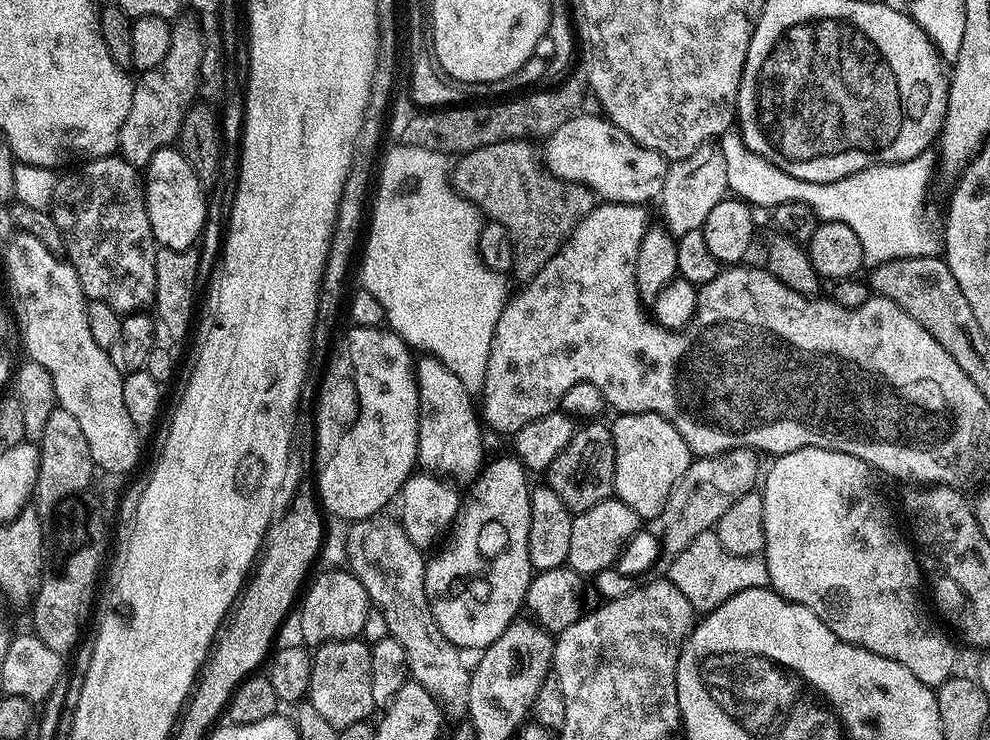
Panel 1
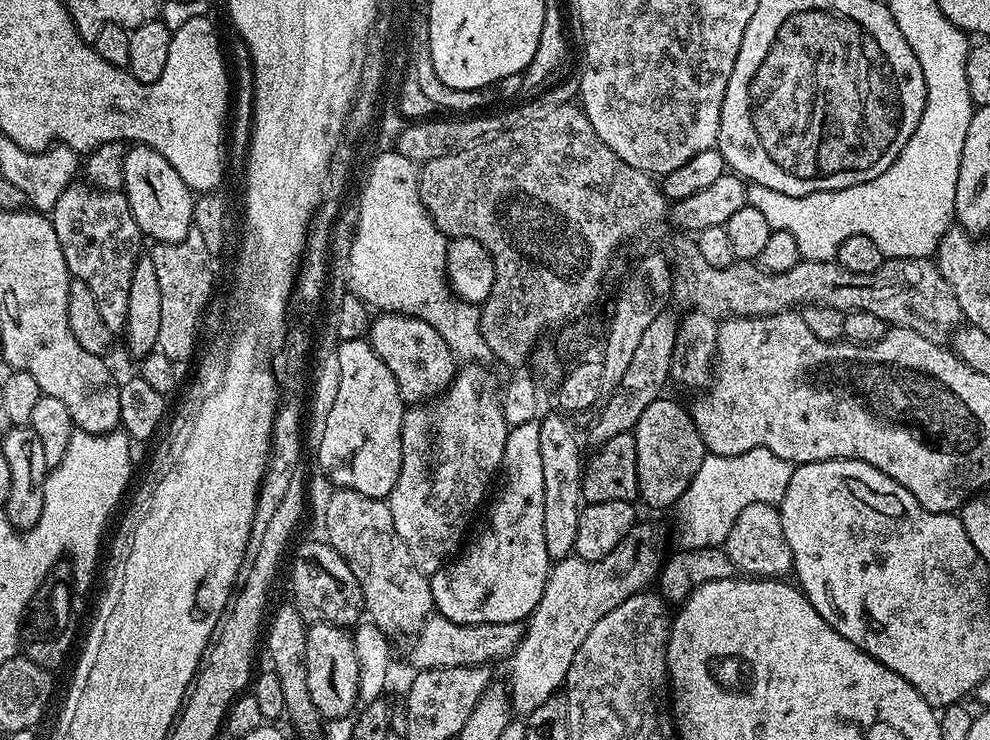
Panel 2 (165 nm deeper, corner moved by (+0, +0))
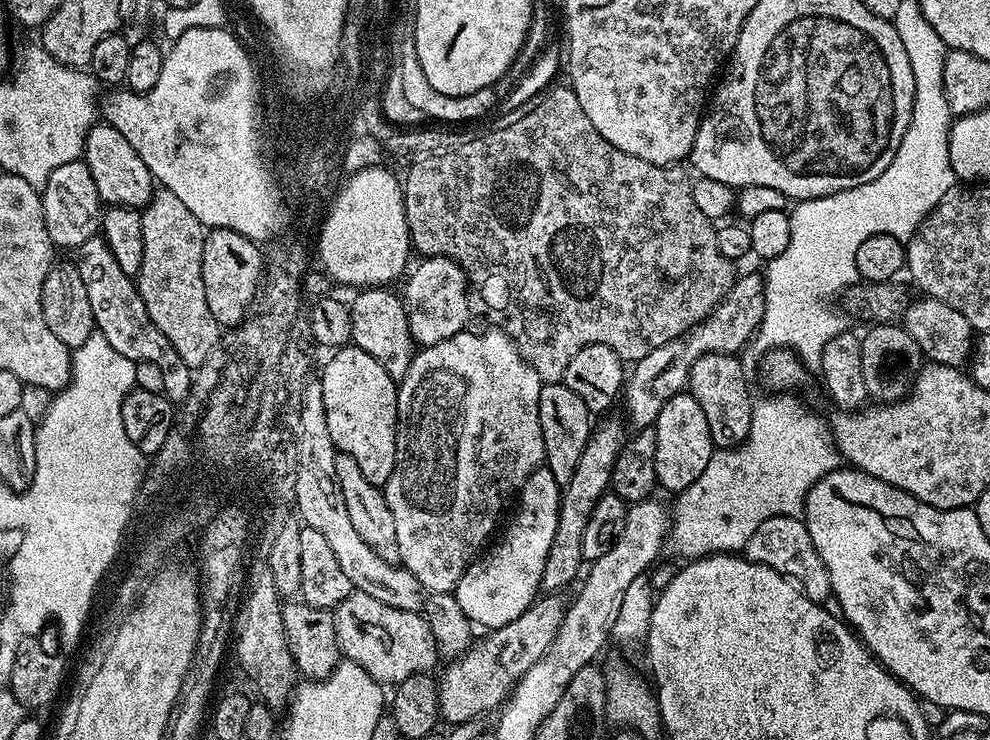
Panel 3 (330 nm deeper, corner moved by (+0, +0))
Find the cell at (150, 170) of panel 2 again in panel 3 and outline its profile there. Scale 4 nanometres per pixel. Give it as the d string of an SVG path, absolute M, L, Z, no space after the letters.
M107 122L92 125L88 137L84 139L82 159L88 165L94 186L98 186L98 194L105 205L140 210L152 201L154 181L146 162L138 158L138 150L134 150L134 146L130 146L130 142L126 142L126 138L114 130L114 126Z

